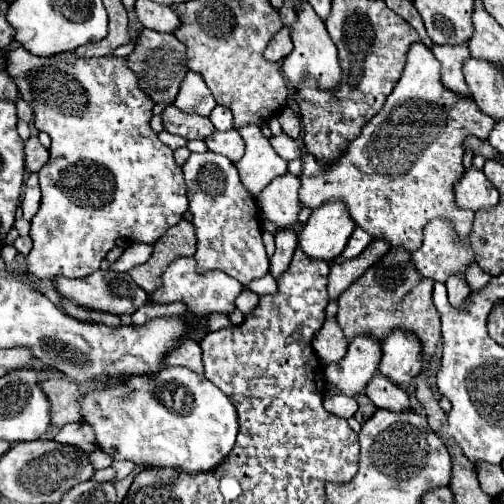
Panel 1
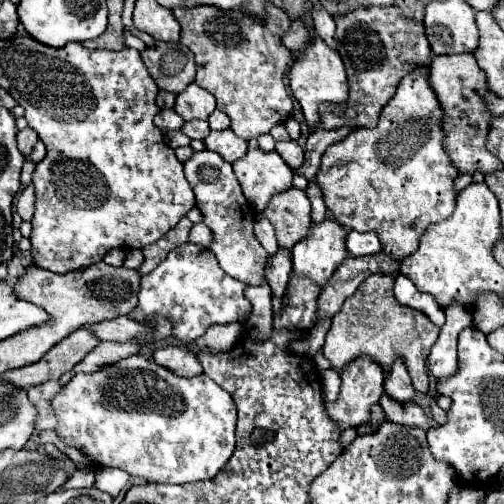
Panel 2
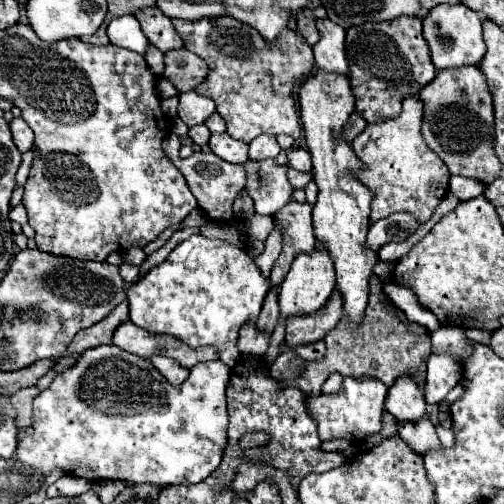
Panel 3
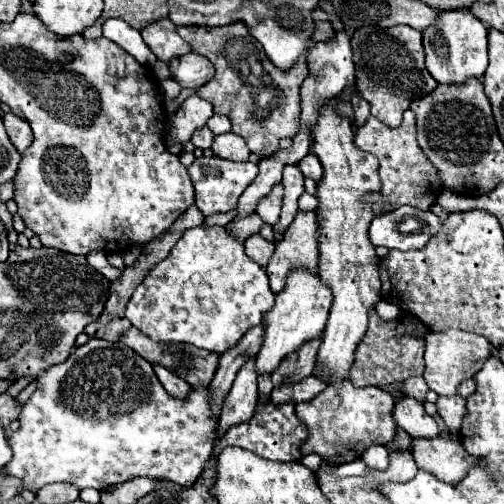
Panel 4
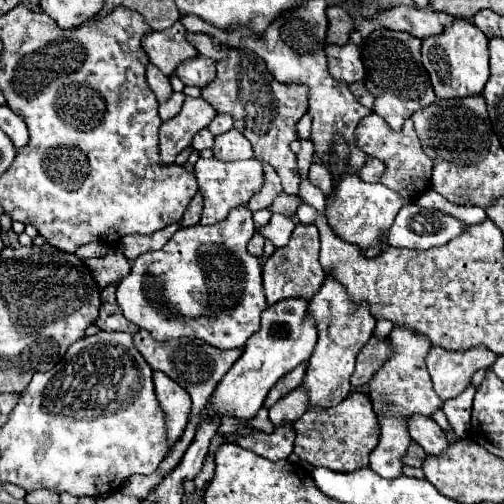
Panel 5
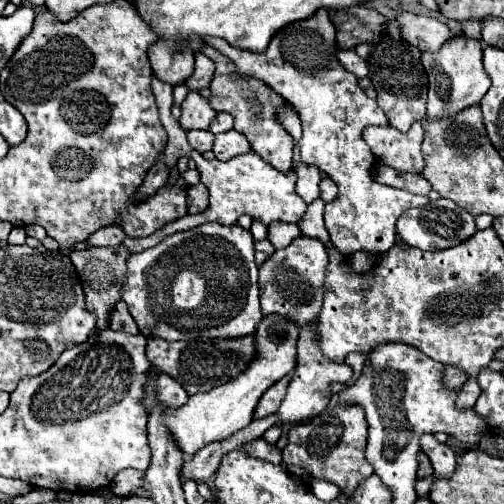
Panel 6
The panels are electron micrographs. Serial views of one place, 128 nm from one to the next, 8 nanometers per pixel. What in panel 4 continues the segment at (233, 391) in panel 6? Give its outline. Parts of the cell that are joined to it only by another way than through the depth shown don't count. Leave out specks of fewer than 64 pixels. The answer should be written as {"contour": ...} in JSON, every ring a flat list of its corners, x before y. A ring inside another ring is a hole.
{"contour":[[292,272,292,276,288,276,286,292,276,294,274,308,264,316,264,340,254,356,256,376,272,374,286,356,300,350,306,342,320,338,328,318,328,304,332,304,332,296,328,296,328,288,320,284,318,276,312,276,310,272]]}

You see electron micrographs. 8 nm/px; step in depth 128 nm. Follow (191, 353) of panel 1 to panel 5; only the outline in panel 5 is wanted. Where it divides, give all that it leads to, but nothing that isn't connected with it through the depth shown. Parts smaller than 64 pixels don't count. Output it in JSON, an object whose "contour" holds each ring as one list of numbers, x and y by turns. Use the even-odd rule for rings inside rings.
{"contour":[[154,372,154,388,156,388,156,400,164,414,168,450,172,450,176,442,182,438,182,432,188,424,192,400,188,392,180,388,174,380,170,380,164,372]]}

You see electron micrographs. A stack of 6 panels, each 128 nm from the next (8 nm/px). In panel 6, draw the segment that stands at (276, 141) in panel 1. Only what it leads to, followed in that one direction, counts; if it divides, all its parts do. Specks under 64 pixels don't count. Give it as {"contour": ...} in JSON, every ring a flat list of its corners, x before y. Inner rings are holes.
{"contour":[[330,178,322,180,322,184,320,184,320,198,324,202,332,202,332,200,338,198,338,186]]}

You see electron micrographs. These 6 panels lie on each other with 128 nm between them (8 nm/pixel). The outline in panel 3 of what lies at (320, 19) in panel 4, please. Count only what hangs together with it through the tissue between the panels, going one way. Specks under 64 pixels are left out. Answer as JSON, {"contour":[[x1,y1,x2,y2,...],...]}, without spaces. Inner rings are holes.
{"contour":[[300,12,300,16,298,16,298,30,300,30,300,34,306,38,306,42,310,46,314,46,320,40,320,30,316,28,316,18,310,16,310,14,306,16,304,12]]}

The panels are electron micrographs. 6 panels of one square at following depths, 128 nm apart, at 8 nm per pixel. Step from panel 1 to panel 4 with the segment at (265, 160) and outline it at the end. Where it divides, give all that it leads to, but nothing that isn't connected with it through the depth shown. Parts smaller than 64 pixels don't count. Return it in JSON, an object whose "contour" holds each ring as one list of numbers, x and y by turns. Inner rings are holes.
{"contour":[[276,184,276,188,272,188,272,192,260,200,256,214,266,222,266,224,276,224,278,216,280,216,280,200,282,200,282,184]]}

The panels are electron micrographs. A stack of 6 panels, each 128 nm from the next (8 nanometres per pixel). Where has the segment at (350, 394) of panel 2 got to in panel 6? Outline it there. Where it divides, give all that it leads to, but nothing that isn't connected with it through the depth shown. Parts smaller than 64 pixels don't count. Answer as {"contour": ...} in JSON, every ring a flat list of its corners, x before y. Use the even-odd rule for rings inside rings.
{"contour":[[326,408,320,416,290,428,288,444,282,450,284,464,298,464,308,476,316,480,332,482,340,488,340,498,350,500,358,490,360,482,372,476,372,466,364,460,364,448,368,438,368,424,364,420,362,408]]}

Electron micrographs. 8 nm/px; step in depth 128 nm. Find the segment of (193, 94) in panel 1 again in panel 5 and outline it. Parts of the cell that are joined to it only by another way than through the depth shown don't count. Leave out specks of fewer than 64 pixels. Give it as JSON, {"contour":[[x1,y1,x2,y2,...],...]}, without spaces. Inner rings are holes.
{"contour":[[186,96,180,114,174,116,172,120,162,122,162,128,160,128,160,164,162,166,174,164,174,158,186,146,190,146,192,136,198,130,206,128,214,116,216,116,216,110,204,98]]}

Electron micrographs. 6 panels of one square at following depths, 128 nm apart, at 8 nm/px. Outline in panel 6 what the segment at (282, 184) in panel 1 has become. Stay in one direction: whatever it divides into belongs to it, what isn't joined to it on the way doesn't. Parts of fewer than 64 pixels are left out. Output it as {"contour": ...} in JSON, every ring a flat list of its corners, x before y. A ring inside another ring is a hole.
{"contour":[[300,236,288,248,276,250,262,266,260,266,260,304,264,316,282,316,288,322,294,322,296,328,312,322,324,300,326,288,326,268,328,268,328,252,320,240]]}

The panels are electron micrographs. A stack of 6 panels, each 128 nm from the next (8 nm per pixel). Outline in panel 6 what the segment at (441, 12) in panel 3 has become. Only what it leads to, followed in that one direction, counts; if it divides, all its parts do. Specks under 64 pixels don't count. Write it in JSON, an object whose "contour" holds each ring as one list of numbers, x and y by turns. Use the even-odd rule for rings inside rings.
{"contour":[[454,36,440,52,424,52,422,64,428,74,428,114,426,120,448,118,464,108,478,106,490,88,488,74,482,66,482,42,468,36]]}

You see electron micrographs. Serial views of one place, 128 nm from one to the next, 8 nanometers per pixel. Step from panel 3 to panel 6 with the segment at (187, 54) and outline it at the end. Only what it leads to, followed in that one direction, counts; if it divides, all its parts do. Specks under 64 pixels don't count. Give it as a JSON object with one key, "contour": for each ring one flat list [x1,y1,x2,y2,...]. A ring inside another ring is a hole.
{"contour":[[202,52,196,54,196,68,194,68,194,74,188,78,186,86,190,90,202,90,202,88,208,88,210,86,210,80,214,76,214,62,204,56]]}

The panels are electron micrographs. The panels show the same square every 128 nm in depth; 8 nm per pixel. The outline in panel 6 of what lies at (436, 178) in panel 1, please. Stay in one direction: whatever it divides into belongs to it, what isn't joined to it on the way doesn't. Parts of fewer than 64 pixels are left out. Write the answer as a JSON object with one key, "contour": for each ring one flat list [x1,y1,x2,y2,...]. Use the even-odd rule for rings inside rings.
{"contour":[[414,122,406,134,392,126,368,126,362,136,382,164,392,166,398,172,414,174,418,174,424,168,420,152,424,128,420,122]]}

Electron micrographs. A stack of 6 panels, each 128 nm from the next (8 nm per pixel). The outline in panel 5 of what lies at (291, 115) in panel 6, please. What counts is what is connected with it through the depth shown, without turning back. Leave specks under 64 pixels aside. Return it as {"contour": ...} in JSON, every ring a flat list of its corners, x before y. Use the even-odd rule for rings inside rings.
{"contour":[[300,138,301,150,297,155,297,167,301,178,308,178,310,166,314,160,314,145,311,140]]}

